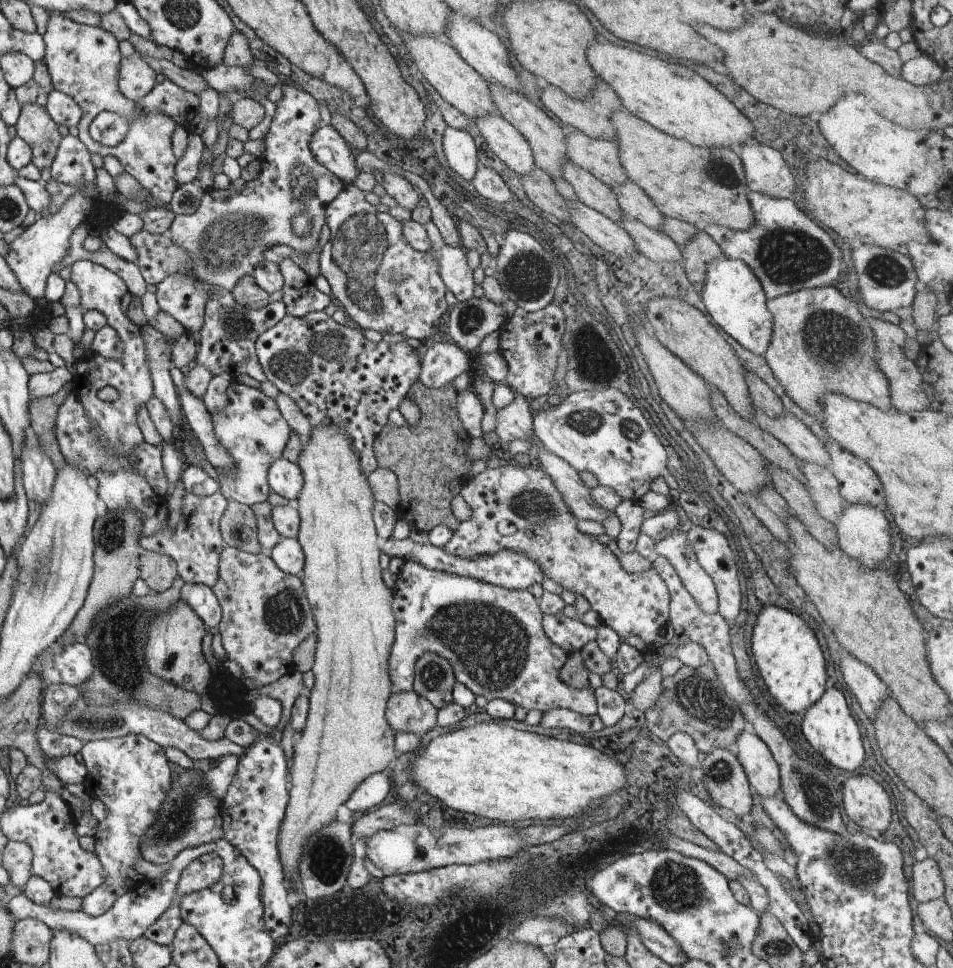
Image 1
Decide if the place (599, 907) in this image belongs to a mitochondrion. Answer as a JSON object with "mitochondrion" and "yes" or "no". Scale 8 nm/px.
{"mitochondrion":"no"}

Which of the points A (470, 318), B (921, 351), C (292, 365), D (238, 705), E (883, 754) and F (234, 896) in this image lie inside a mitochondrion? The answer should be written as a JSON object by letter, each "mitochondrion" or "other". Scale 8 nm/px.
{"A":"mitochondrion","B":"other","C":"mitochondrion","D":"other","E":"other","F":"other"}

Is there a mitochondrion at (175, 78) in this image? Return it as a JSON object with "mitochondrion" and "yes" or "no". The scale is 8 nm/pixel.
{"mitochondrion":"no"}

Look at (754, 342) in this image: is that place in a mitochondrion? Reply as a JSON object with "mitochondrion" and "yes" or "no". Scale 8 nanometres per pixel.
{"mitochondrion":"no"}

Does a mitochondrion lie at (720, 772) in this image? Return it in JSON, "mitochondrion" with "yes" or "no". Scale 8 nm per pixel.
{"mitochondrion":"yes"}

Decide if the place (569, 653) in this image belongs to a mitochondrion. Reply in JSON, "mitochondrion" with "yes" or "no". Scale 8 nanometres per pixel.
{"mitochondrion":"no"}

